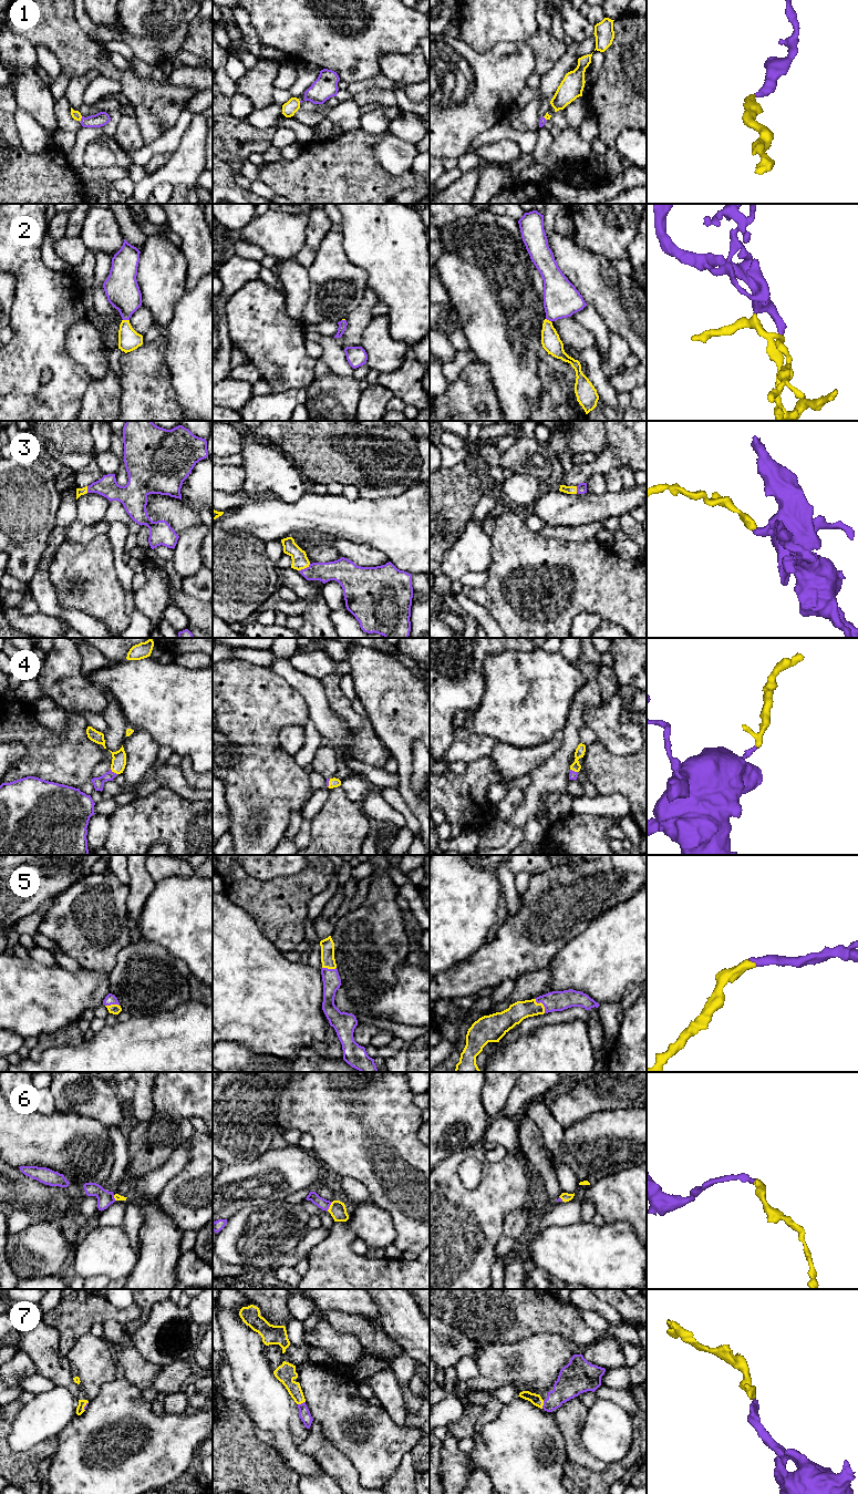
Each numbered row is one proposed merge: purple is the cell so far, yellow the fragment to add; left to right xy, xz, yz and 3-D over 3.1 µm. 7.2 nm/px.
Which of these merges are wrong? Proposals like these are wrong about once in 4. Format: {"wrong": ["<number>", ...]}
{"wrong": []}

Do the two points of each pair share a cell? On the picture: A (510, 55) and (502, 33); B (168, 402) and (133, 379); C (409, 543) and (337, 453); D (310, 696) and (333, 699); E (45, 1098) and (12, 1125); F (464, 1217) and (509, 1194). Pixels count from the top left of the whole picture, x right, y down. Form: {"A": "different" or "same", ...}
{"A": "different", "B": "same", "C": "different", "D": "different", "E": "different", "F": "same"}

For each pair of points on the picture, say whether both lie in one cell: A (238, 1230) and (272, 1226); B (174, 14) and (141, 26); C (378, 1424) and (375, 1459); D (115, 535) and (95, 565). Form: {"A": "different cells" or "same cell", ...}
{"A": "same cell", "B": "same cell", "C": "same cell", "D": "different cells"}

